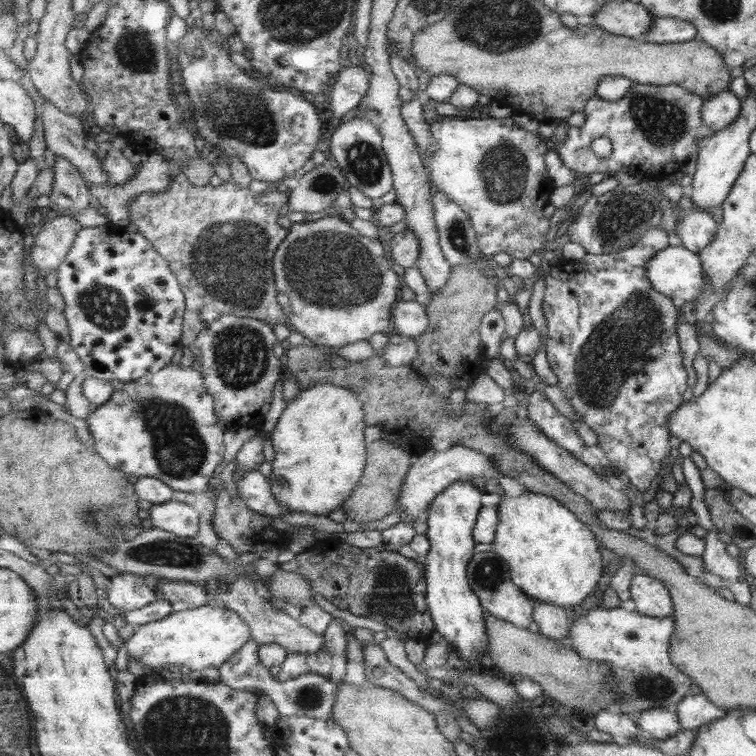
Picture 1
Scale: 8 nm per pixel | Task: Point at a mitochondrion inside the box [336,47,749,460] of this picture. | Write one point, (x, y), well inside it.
(606, 358)

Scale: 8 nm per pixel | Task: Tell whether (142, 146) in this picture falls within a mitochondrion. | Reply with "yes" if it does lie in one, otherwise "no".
no

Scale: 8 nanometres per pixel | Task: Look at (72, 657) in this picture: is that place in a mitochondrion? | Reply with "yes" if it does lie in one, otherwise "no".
no

